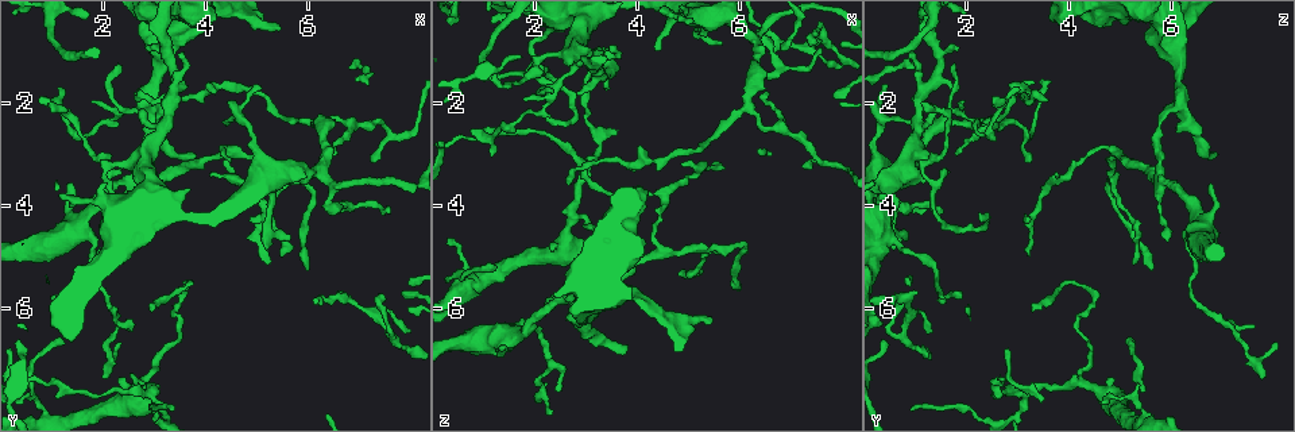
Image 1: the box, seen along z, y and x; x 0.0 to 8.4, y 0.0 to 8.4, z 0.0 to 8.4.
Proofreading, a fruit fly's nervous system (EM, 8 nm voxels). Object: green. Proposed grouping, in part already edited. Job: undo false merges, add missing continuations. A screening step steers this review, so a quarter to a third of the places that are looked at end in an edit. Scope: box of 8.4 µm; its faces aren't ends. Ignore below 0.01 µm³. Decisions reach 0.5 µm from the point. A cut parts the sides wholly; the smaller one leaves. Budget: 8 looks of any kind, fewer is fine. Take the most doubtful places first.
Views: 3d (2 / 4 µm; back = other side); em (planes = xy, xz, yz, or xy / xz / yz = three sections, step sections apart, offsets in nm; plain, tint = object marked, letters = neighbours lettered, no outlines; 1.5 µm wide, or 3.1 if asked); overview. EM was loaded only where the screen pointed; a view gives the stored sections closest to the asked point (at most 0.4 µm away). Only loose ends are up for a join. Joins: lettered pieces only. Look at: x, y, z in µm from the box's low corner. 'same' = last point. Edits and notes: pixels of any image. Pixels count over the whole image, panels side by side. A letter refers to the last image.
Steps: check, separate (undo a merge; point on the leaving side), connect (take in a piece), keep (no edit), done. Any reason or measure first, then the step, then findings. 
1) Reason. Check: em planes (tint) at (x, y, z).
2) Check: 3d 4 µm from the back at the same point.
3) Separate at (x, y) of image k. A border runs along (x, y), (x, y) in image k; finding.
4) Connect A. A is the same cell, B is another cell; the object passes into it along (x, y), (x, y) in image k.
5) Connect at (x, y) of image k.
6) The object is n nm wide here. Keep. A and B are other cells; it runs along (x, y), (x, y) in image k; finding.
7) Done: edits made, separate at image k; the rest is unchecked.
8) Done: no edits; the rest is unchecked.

Free end. Check: em planes (letters) at (5.60, 4.70, 0.90).

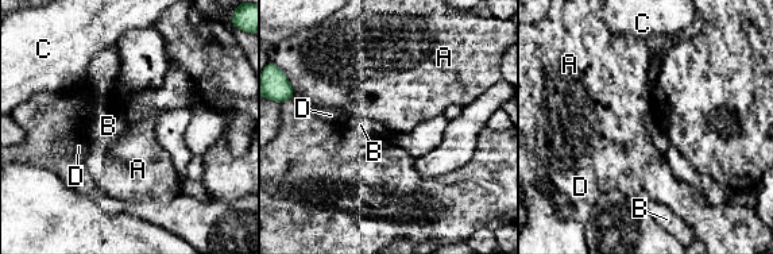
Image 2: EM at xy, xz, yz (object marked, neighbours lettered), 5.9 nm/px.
Keep. A, B, C and D are other cells; a border runs along (262, 96), (279, 103) in image 2; no lettered piece goes on from it.

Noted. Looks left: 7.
Three arms meet. Check: 3d 4 µm from the back at (2.75, 7.45, 4.30).

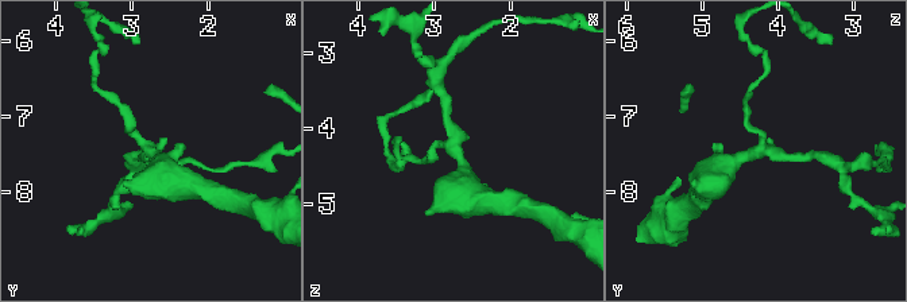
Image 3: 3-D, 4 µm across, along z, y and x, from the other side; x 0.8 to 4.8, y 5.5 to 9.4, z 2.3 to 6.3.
3 arms meet here; now the EM. Check: em planes (plain) at (2.70, 7.45, 4.20).

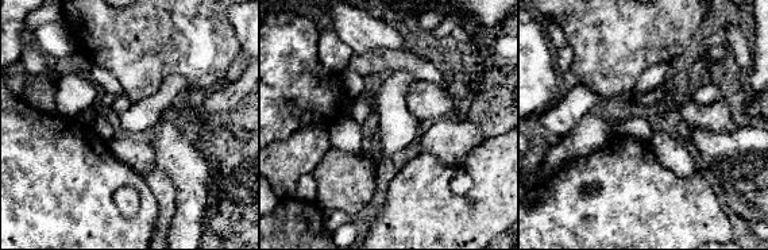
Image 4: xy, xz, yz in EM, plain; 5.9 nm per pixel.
Check: em planes (letters) at the same point.

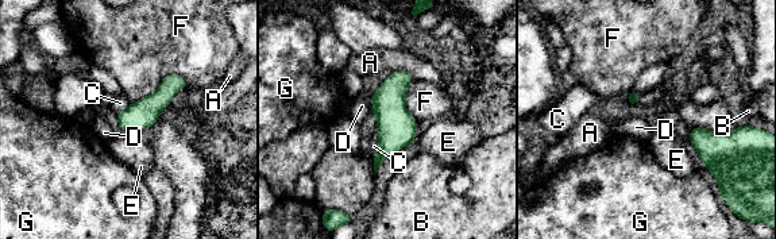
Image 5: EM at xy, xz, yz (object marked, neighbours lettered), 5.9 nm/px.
The longest contact is with F, 360 nm. Keep. A, B, C, D, E, F and G are other cells; a border runs along (377, 128), (378, 151), (371, 158) in image 5; all the same cell.

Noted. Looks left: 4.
Two arms in line, one across. Check: em yz step 4 (tint) at (2.70, 3.40, 5.75).

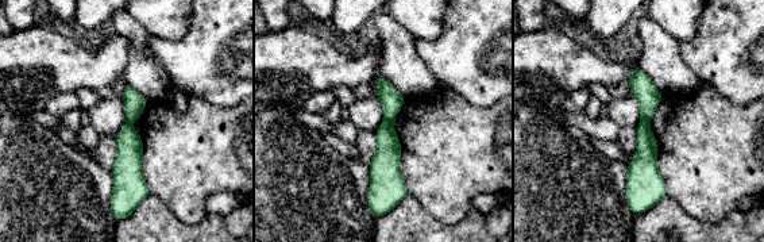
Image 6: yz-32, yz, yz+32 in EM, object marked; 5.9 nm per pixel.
Check: em planes (tint) at the same point.

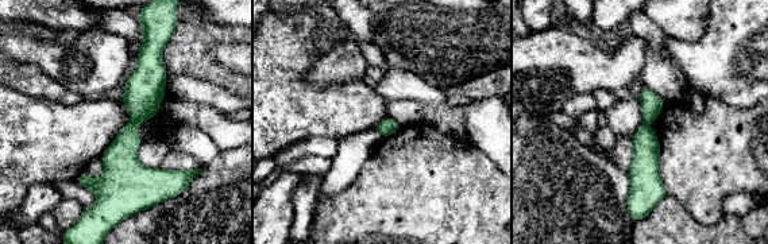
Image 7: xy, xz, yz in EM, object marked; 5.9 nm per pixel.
Check: em planes (letters) at the same point.

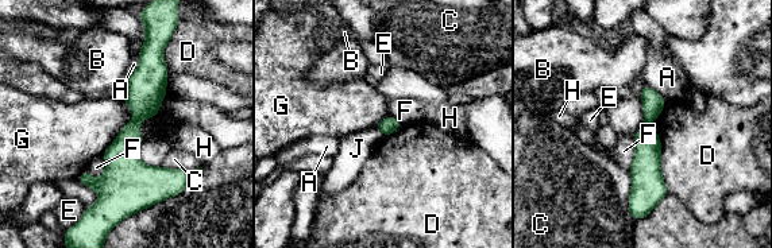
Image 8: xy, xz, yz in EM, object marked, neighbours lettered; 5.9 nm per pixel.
The object is 200 nm wide here. Separate at (146, 88) of image 8. A, B, C, D, E, F, G, H and J are other cells; a border runs along (135, 117), (139, 120) in image 8; a second cell is stuck on.

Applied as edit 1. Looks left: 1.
Done: edits made, separate at image 8; the rest is unchecked.

